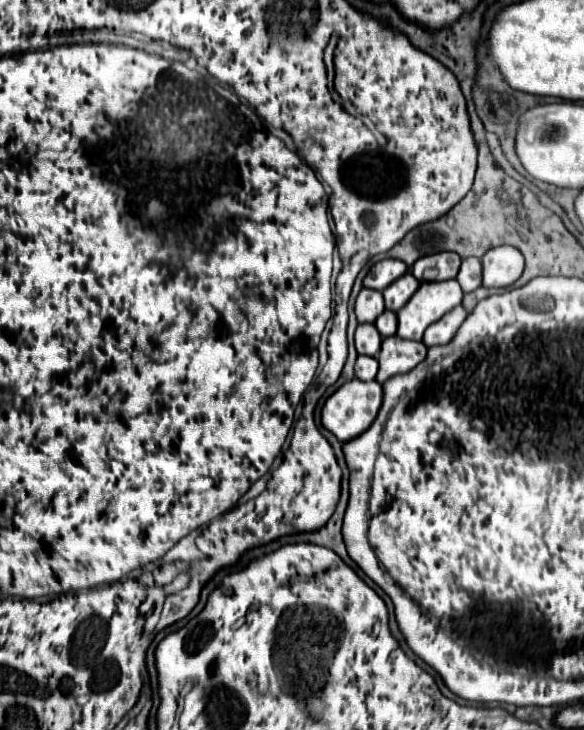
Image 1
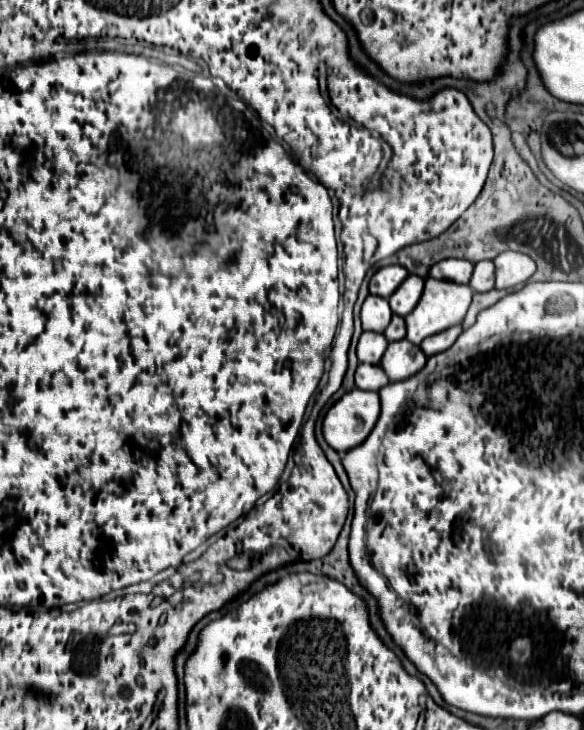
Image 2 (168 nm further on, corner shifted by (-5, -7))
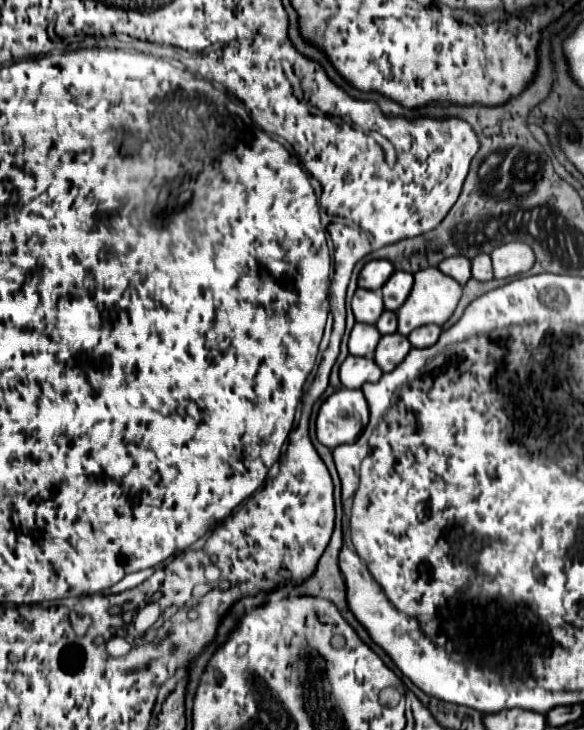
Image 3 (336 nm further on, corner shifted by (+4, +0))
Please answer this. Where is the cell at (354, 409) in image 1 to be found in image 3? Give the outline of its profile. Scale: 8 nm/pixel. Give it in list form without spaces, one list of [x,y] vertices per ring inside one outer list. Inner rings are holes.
[[[339,389],[319,409],[317,439],[335,449],[343,443],[355,443],[369,421],[369,407],[361,389]]]

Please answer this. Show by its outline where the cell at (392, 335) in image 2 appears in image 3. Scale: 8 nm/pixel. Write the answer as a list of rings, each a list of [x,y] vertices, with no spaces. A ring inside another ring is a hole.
[[[383,311],[383,315],[379,317],[379,321],[375,323],[375,327],[379,329],[381,335],[389,335],[397,331],[397,315],[393,311]]]

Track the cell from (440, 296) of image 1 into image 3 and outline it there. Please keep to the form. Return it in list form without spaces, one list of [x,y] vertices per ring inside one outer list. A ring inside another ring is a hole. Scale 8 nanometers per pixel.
[[[437,267],[431,269],[423,269],[419,273],[415,273],[415,283],[413,289],[407,297],[407,301],[403,303],[403,307],[397,311],[397,319],[399,319],[399,333],[409,335],[413,329],[427,325],[427,323],[435,323],[435,325],[443,325],[455,311],[457,303],[461,299],[461,285],[447,277],[445,273],[441,273]]]

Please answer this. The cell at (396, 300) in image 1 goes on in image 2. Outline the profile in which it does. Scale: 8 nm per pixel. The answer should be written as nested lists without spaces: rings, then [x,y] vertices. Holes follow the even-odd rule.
[[[414,274],[408,276],[404,284],[400,284],[400,288],[388,298],[392,312],[398,316],[406,316],[408,312],[412,312],[422,296],[422,288],[424,288],[424,278]]]

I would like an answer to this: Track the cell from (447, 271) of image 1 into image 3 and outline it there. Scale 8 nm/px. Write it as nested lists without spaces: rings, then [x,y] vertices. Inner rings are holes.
[[[449,257],[447,261],[439,263],[439,269],[461,285],[465,285],[471,277],[471,263],[467,257]]]

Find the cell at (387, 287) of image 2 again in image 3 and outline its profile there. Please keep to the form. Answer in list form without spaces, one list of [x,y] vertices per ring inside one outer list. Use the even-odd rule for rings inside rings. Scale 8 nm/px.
[[[385,259],[369,261],[359,273],[359,287],[379,291],[385,285],[385,281],[391,277],[391,273],[393,273],[393,265],[389,261]]]

